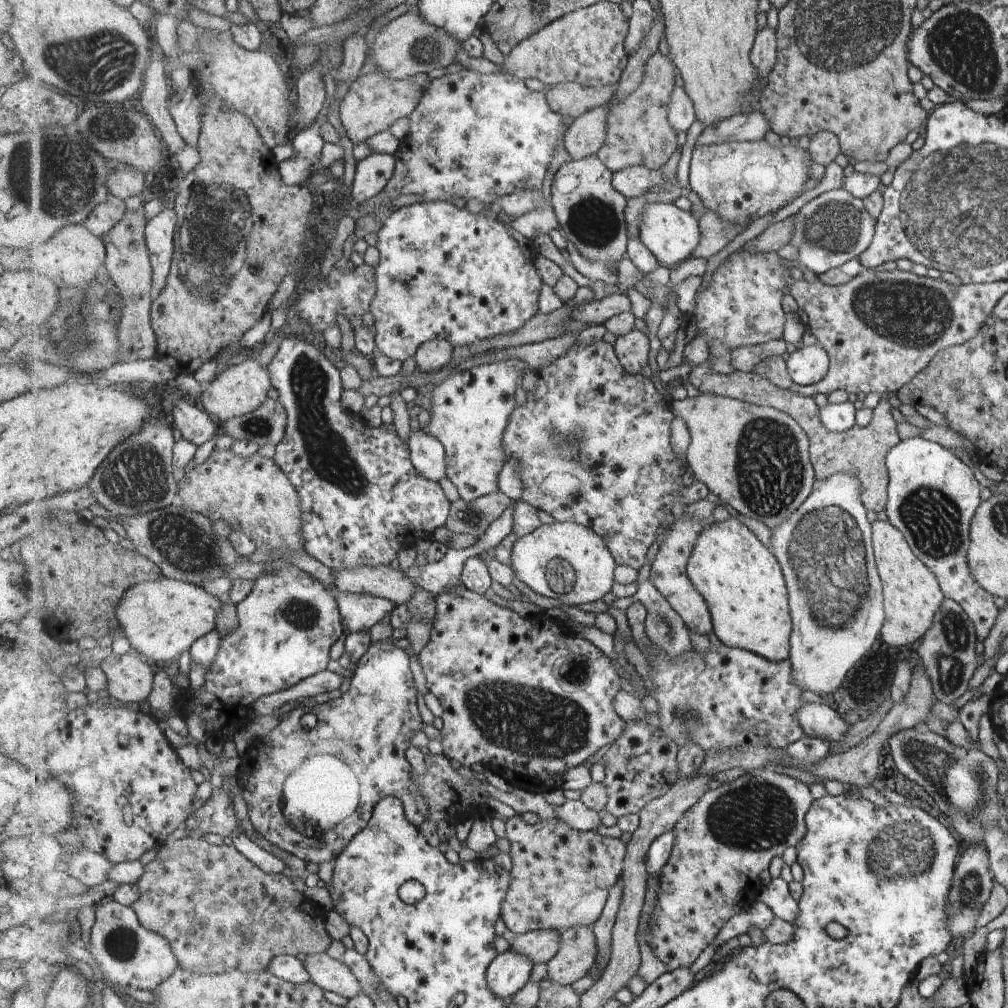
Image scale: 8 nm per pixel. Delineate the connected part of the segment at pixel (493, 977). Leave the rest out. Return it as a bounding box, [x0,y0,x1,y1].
[486,947,533,1001]

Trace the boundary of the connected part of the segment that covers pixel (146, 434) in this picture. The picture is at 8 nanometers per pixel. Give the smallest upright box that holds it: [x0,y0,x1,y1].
[91,414,179,518]

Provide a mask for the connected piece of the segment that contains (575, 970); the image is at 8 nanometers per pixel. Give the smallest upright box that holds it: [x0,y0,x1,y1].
[548,926,598,986]

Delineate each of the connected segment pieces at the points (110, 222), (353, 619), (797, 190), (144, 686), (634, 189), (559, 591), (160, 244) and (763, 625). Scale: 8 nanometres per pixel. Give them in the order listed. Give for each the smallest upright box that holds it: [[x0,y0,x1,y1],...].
[[85,195,126,238],[343,593,397,636],[690,140,812,226],[101,653,155,705],[614,145,681,200],[512,520,618,607],[145,208,179,297],[687,517,794,662]]

